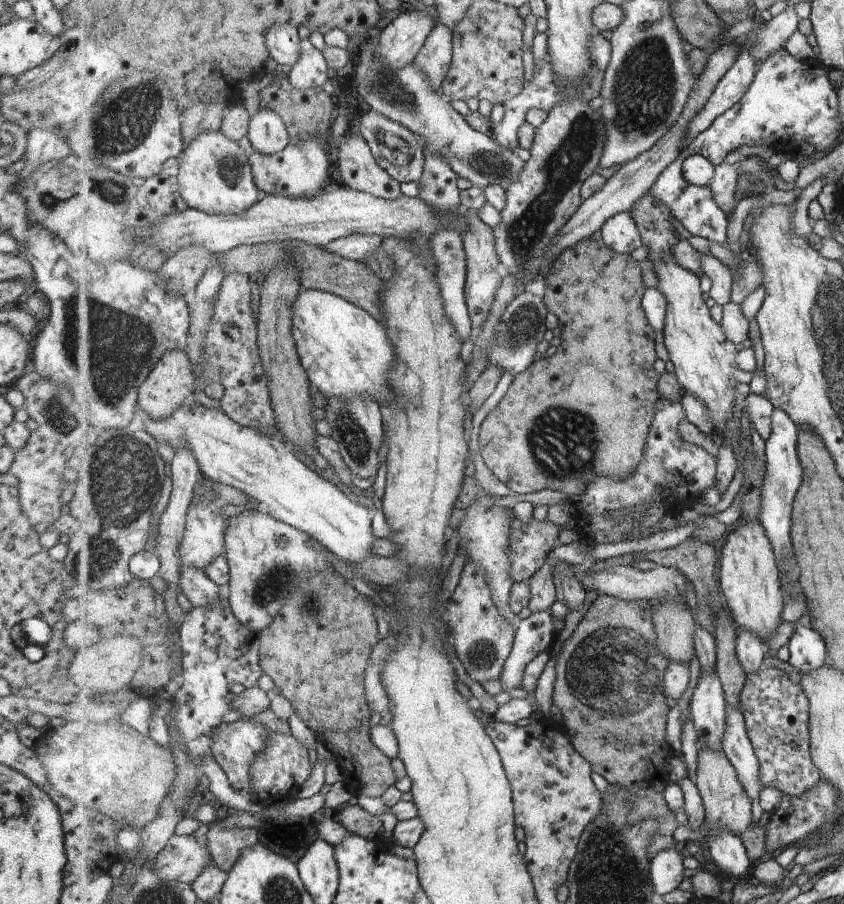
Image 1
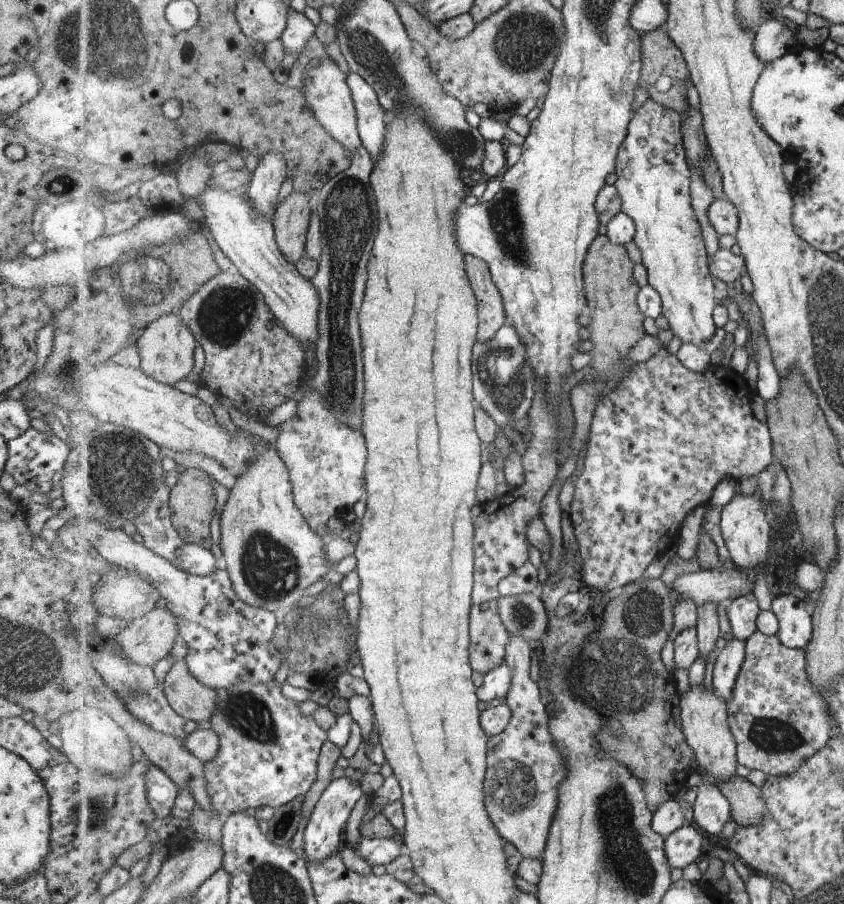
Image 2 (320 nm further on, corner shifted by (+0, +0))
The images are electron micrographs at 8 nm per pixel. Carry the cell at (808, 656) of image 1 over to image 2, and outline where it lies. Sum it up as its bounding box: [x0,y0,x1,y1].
[772,594,814,649]

